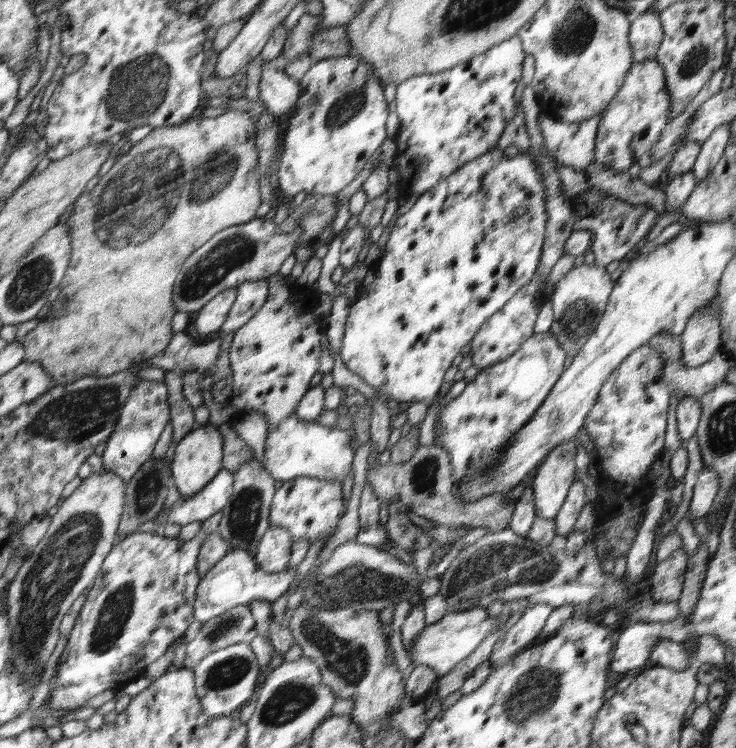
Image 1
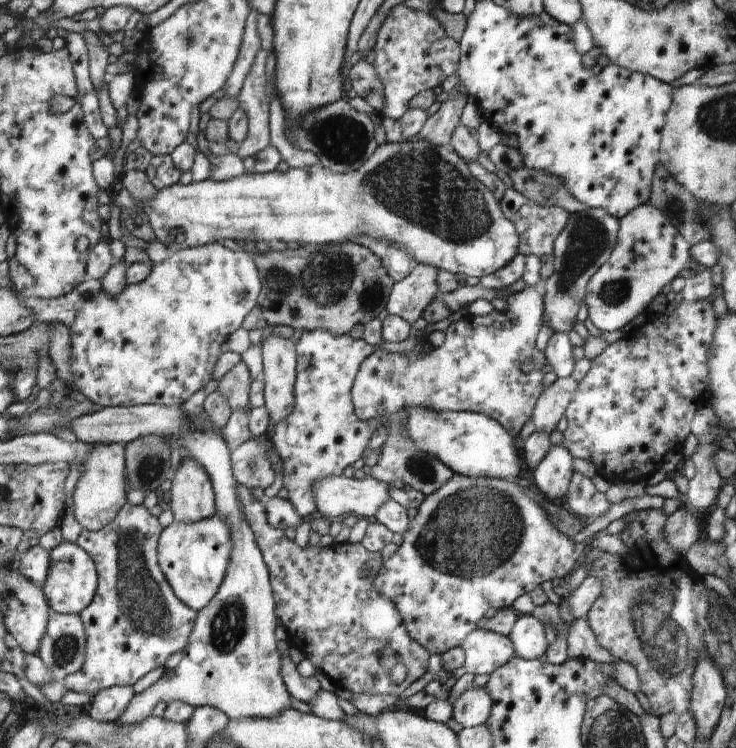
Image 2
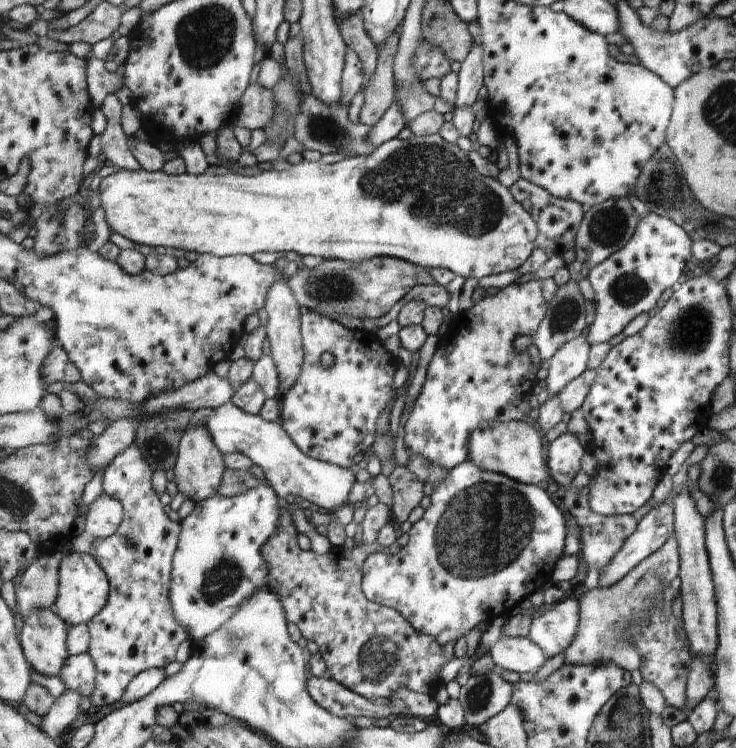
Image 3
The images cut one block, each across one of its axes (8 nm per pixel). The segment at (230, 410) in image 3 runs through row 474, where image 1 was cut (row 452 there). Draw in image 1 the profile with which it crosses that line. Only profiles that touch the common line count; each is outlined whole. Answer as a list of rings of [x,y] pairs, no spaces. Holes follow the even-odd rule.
[[[296,413],[283,420],[277,430],[268,433],[264,442],[264,468],[282,482],[298,476],[344,480],[354,458],[347,431],[324,426],[317,421],[302,421]]]

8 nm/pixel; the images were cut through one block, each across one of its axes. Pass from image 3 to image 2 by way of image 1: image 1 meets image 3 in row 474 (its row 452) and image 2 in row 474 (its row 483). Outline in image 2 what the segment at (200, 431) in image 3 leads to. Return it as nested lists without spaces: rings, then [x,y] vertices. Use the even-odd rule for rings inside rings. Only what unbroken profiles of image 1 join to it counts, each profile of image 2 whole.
[[[183,455],[181,465],[172,480],[171,506],[176,521],[192,524],[214,518],[217,513],[214,482],[208,470],[198,460]]]

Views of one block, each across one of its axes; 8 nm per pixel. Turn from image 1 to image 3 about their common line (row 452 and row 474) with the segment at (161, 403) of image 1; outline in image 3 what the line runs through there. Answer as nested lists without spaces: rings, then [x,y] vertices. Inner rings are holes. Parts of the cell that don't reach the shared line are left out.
[[[137,443],[132,444],[126,452],[122,452],[105,471],[105,481],[103,482],[105,493],[121,500],[126,510],[126,516],[118,534],[98,540],[98,544],[94,546],[94,552],[92,552],[92,555],[105,568],[113,587],[109,605],[92,622],[87,624],[92,632],[89,654],[92,654],[92,658],[98,666],[96,688],[90,698],[92,706],[106,708],[106,706],[122,700],[132,682],[140,674],[150,668],[165,668],[174,664],[180,646],[186,640],[190,640],[188,630],[182,626],[181,622],[178,622],[171,598],[175,556],[178,546],[180,546],[184,526],[172,520],[170,514],[166,512],[166,508],[160,500],[161,495],[154,488],[155,474],[156,471],[150,467],[150,462],[146,461],[144,452]]]

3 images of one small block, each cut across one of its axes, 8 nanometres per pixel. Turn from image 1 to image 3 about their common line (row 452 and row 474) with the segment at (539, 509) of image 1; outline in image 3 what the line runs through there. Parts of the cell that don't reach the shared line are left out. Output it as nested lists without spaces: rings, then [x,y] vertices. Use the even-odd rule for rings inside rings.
[[[566,432],[548,444],[548,451],[550,476],[567,488],[578,474],[580,458],[584,456],[580,440],[574,434]]]

